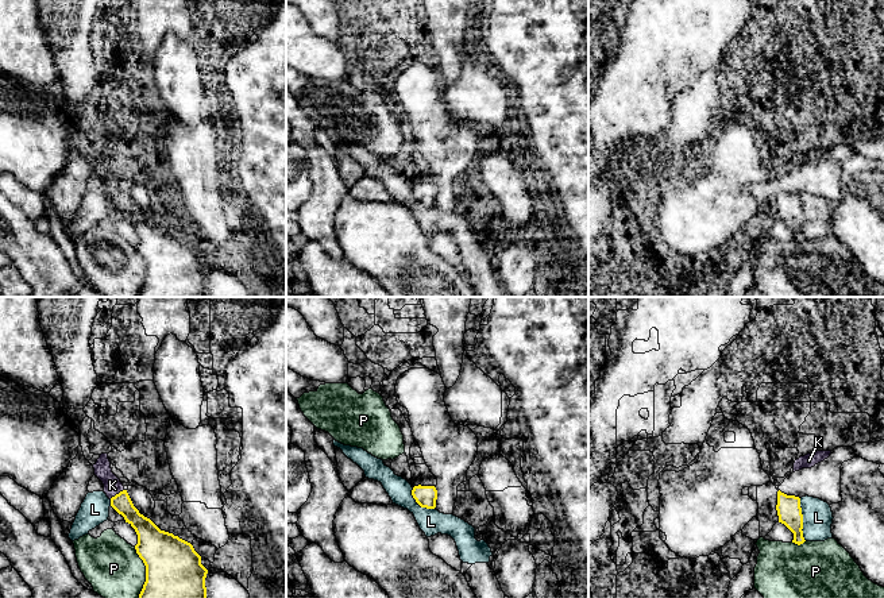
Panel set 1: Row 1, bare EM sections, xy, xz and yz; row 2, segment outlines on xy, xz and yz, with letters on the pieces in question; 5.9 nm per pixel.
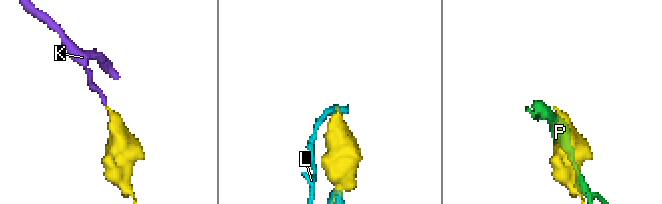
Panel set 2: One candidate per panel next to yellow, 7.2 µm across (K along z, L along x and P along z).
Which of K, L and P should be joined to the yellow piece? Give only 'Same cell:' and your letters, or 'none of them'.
Same cell: K

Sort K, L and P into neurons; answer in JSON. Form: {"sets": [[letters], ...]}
{"sets": [["K"], ["L"], ["P"]]}

